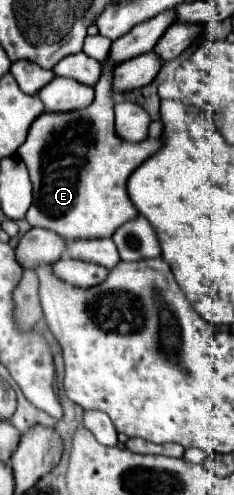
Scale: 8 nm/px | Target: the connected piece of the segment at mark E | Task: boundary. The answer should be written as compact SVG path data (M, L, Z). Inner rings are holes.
M107 64L95 86L93 104L67 114L41 114L31 124L27 140L17 150L33 182L33 204L25 220L69 242L81 238L109 238L121 224L137 216L127 196L127 178L161 146L161 140L131 144L115 134L109 84L111 72L113 64Z

